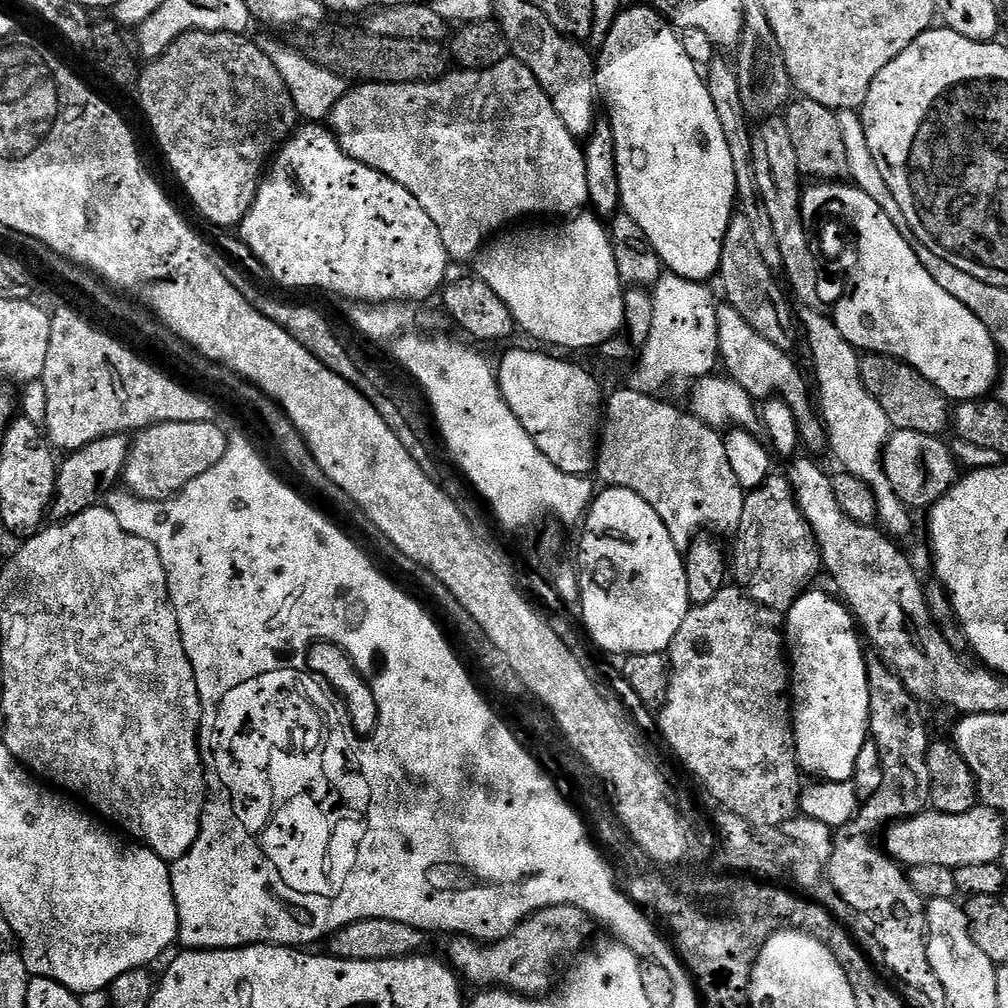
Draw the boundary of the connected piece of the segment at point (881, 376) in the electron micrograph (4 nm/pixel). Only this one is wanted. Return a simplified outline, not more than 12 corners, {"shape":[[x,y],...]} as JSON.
{"shape":[[864,354],[862,382],[893,429],[943,437],[950,401],[917,368]]}

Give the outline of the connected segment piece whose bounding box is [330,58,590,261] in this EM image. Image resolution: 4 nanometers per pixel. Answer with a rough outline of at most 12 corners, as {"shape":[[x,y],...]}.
{"shape":[[521,60],[357,83],[330,128],[453,261],[587,209],[581,141]]}

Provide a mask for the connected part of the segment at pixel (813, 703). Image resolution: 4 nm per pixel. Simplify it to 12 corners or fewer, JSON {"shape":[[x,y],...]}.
{"shape":[[848,605],[786,612],[796,760],[846,782],[872,695]]}

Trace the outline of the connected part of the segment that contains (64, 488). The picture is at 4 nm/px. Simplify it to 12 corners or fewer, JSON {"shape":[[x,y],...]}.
{"shape":[[98,438],[56,470],[51,519],[97,507],[121,483],[132,440]]}

